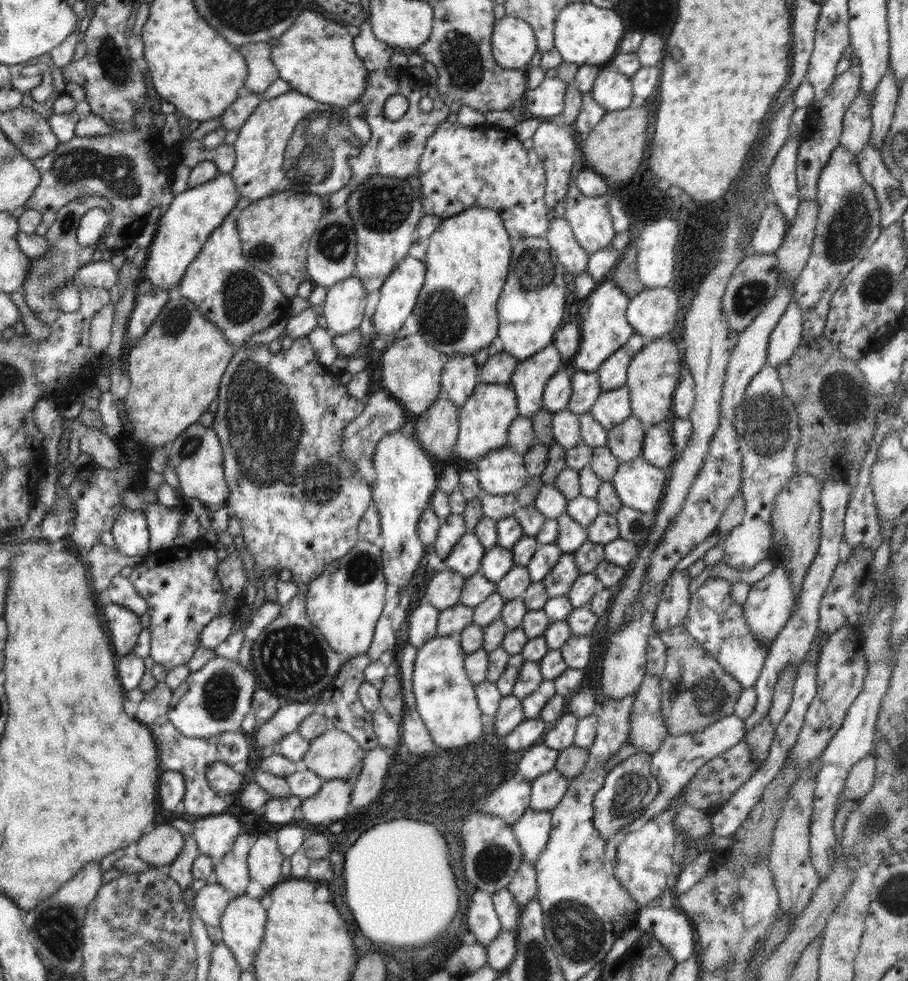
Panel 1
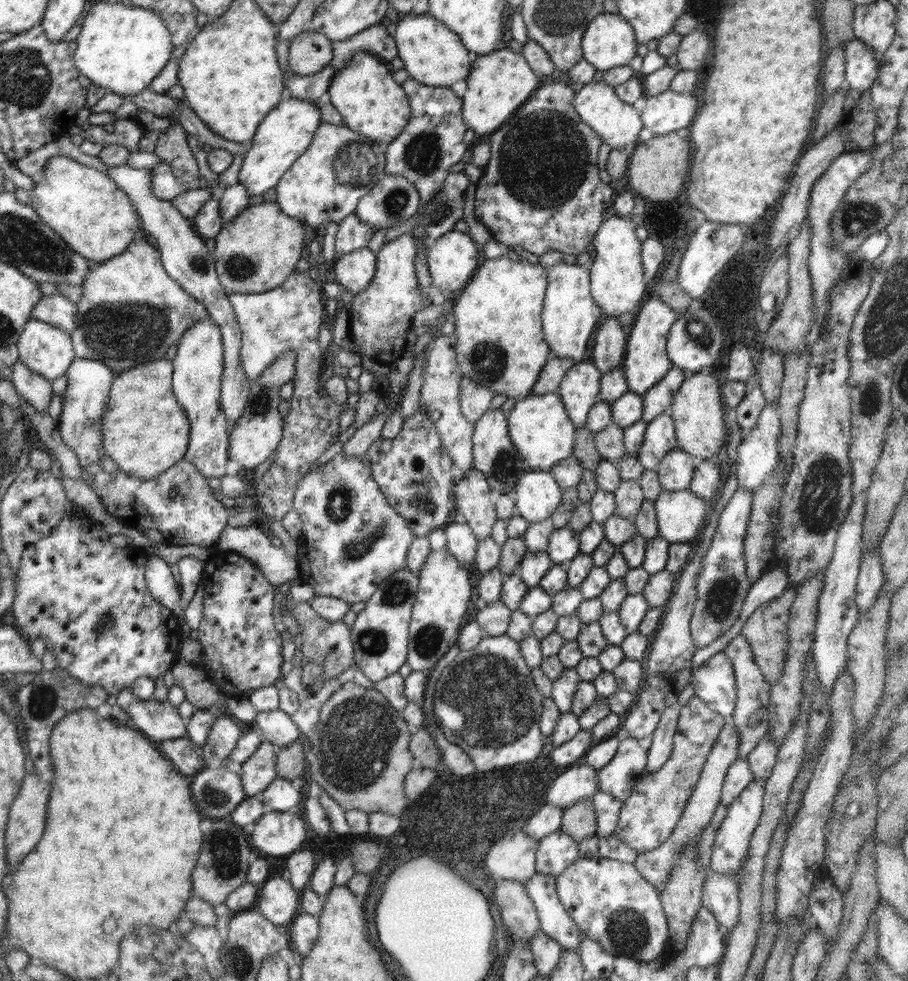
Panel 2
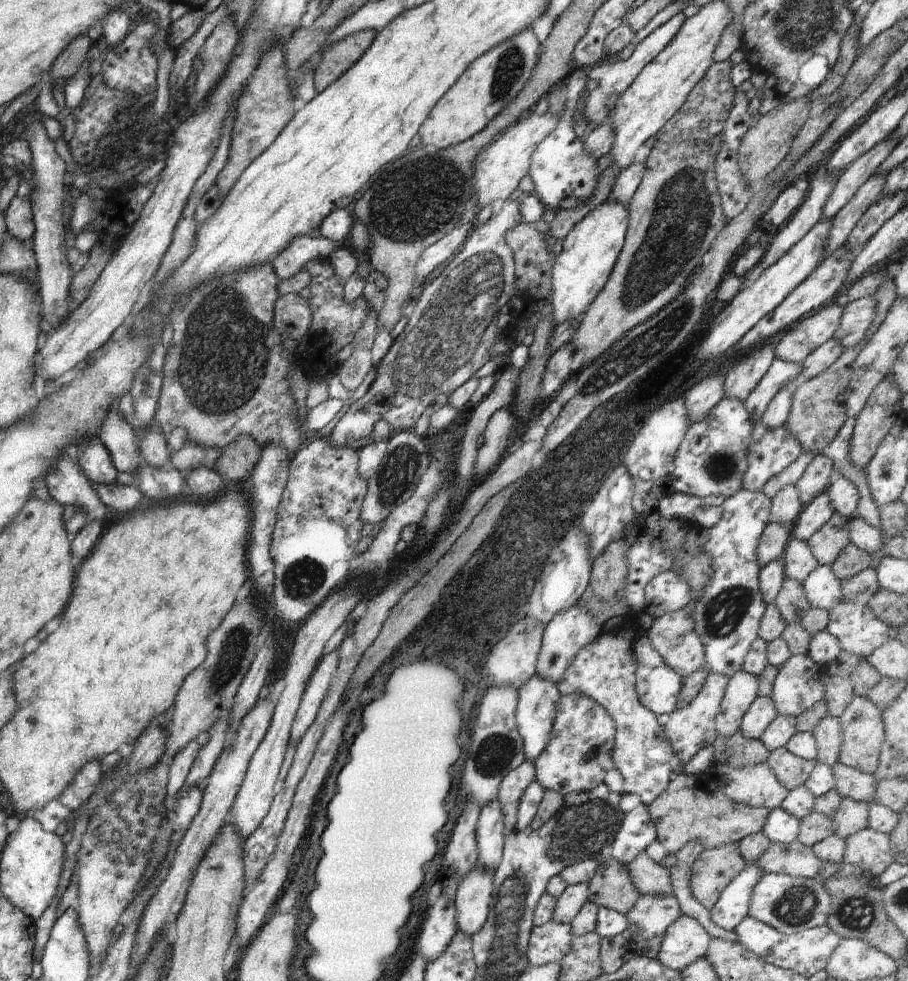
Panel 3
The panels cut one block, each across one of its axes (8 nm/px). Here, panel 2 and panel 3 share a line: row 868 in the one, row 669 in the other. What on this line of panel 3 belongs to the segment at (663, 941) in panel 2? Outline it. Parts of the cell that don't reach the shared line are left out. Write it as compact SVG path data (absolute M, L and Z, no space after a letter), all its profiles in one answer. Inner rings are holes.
M638 613L626 614L622 624L617 629L600 633L592 642L580 648L571 658L570 664L566 667L561 681L555 685L562 695L580 693L595 700L613 718L616 725L615 745L613 750L613 763L618 772L625 780L625 790L630 794L638 794L640 800L650 806L662 794L663 790L670 782L670 772L679 770L680 760L676 758L672 750L670 741L666 738L663 726L656 721L656 715L648 710L639 701L637 690L635 689L635 672L637 669L637 656L635 655L635 639L637 633L643 629L638 622Z

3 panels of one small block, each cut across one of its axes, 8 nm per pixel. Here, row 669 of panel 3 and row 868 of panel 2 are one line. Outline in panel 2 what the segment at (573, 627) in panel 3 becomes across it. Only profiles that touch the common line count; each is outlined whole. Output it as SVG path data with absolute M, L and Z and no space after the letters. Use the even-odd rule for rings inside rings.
M562 830L558 831L539 840L535 860L538 874L560 876L570 864L580 859L579 844L574 842L570 836L562 833Z

